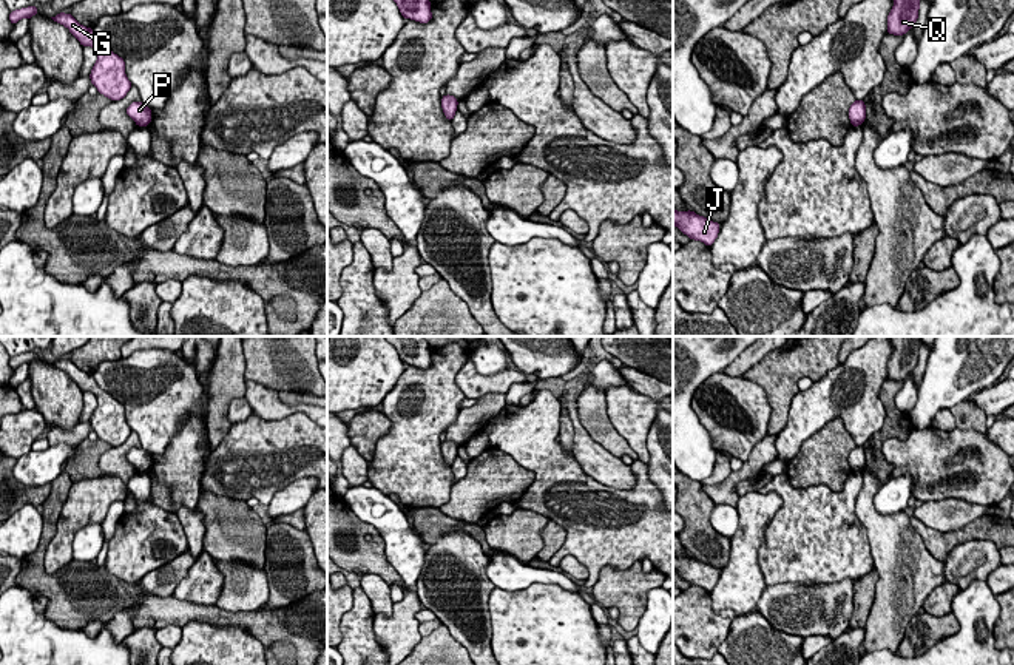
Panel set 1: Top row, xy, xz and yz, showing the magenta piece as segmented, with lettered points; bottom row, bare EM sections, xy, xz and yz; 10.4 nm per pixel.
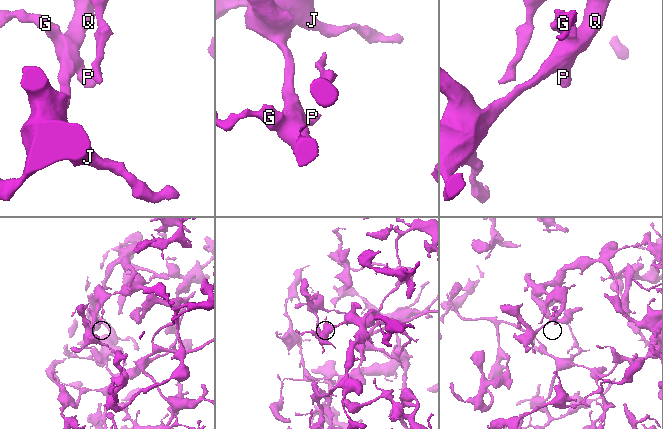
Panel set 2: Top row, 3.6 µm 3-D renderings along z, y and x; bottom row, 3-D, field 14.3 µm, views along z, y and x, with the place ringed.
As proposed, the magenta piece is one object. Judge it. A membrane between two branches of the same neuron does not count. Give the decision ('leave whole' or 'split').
leave whole

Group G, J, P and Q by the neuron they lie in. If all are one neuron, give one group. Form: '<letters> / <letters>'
G J P Q

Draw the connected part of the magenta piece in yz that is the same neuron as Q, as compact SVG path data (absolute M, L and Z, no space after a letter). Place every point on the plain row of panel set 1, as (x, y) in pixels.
M891 336L894 352L887 361L887 380L903 381L918 364L921 336Z

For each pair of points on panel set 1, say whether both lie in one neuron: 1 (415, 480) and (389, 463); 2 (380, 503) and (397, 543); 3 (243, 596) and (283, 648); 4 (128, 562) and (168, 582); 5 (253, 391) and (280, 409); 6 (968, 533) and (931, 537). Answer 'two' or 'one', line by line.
1: one
2: one
3: two
4: two
5: one
6: one

